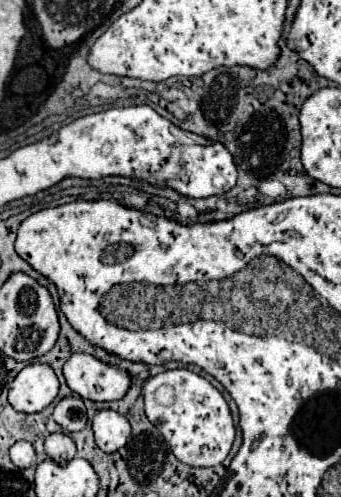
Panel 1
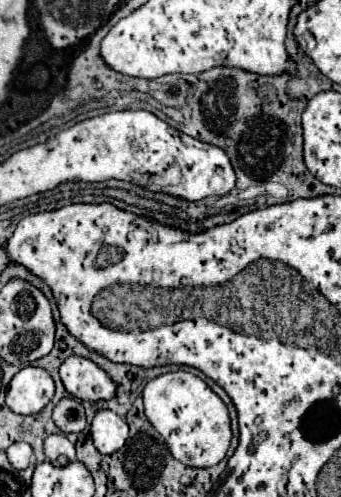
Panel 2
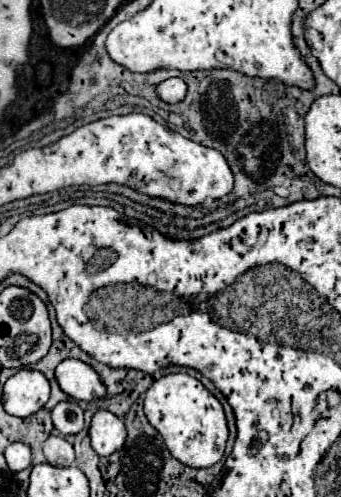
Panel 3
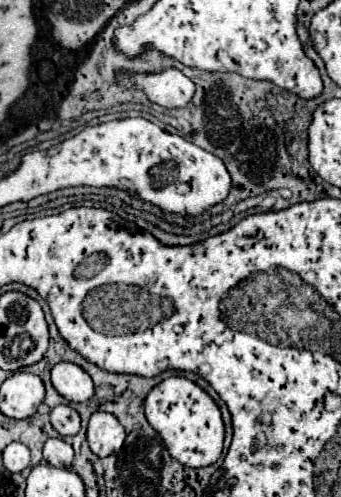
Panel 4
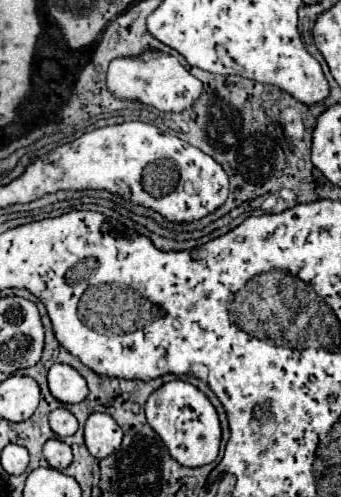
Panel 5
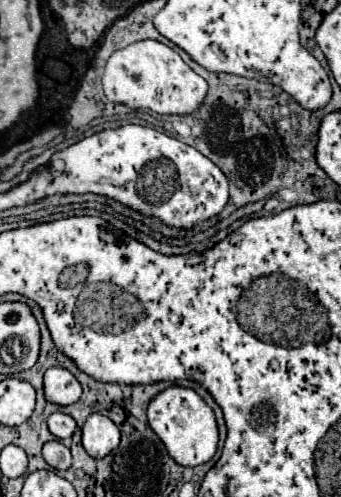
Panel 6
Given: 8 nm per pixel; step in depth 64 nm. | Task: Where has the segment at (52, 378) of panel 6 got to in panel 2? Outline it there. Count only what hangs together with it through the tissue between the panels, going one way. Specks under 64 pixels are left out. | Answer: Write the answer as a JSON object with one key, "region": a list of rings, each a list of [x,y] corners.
{"region":[[[70,356],[64,360],[60,366],[60,378],[66,390],[80,400],[98,402],[116,398],[118,382],[112,380],[112,376],[104,372],[96,362],[84,360],[82,356]]]}

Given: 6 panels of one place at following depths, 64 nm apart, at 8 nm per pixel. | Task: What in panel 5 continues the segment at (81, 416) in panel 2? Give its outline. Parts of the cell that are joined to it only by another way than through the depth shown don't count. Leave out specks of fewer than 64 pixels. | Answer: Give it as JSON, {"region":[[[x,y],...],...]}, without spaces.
{"region":[[[56,408],[50,412],[50,428],[62,438],[74,436],[78,430],[78,420],[68,408]]]}

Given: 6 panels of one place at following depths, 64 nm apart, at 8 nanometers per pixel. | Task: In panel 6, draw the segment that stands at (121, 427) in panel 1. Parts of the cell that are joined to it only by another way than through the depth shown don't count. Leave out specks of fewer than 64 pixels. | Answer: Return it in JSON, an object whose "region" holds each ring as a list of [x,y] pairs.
{"region":[[[100,414],[88,416],[82,426],[82,446],[92,458],[104,458],[120,444],[120,428]]]}

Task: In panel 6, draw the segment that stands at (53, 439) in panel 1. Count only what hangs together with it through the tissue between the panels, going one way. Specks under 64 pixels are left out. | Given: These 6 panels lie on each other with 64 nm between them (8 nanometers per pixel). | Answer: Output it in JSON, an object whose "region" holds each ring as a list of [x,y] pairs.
{"region":[[[52,440],[52,442],[46,442],[44,444],[44,460],[48,462],[48,466],[56,468],[56,470],[66,470],[70,468],[72,464],[72,454],[70,454],[70,448],[60,442],[60,440]]]}

